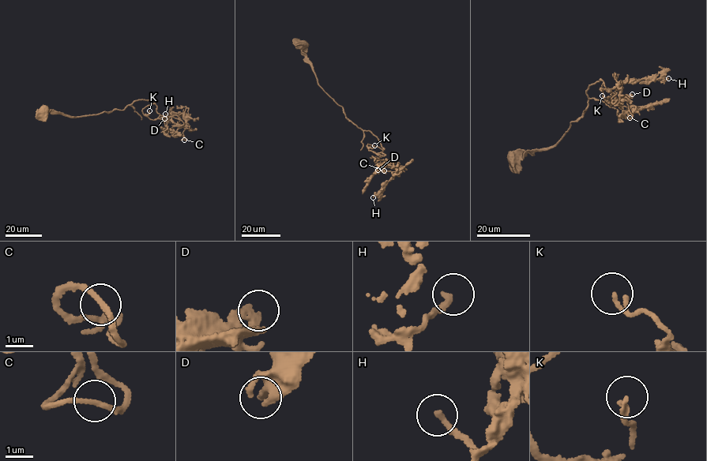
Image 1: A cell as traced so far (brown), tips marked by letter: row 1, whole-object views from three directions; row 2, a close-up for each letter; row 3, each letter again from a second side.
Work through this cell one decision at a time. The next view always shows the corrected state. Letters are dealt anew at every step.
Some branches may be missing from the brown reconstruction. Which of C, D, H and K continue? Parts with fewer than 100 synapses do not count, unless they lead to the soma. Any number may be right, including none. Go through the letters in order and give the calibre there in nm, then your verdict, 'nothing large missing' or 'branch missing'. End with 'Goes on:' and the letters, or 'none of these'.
C: 170 nm | nothing large missing
D: 320 nm | branch missing
H: 240 nm | nothing large missing
K: 180 nm | nothing large missing
Goes on: D

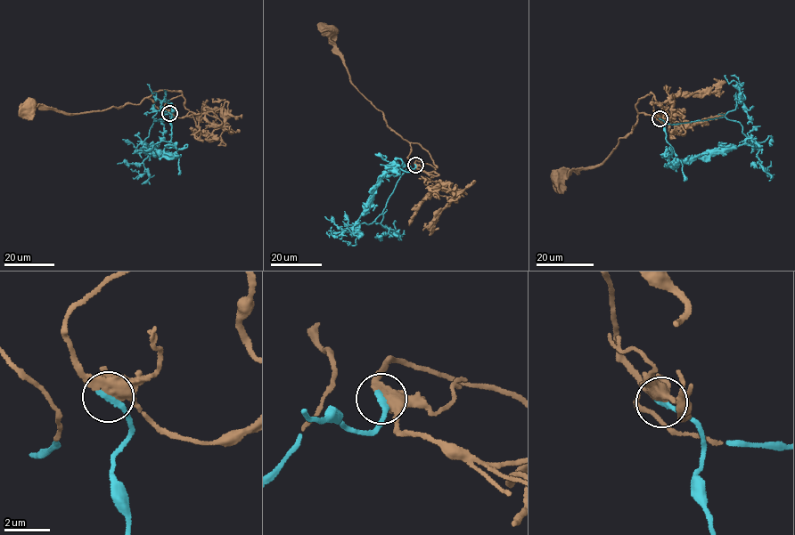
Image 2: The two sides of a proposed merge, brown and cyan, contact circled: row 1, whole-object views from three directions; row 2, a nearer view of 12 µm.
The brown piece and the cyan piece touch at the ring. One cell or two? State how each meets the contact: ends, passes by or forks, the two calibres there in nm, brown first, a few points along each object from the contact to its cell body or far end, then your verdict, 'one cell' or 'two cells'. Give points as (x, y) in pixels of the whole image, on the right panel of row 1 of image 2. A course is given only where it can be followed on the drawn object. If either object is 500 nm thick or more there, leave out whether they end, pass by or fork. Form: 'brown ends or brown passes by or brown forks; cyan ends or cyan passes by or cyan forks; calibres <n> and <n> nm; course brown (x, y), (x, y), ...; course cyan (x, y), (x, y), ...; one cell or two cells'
brown forks; cyan ends; calibres 440 and 240 nm; course brown (659, 118), (652, 94), (641, 97), (635, 125), (601, 164), (555, 172), (556, 177); course cyan (659, 118), (668, 158), (678, 163), (745, 142), (751, 138), (741, 125), (725, 116), (740, 97), (725, 75); one cell

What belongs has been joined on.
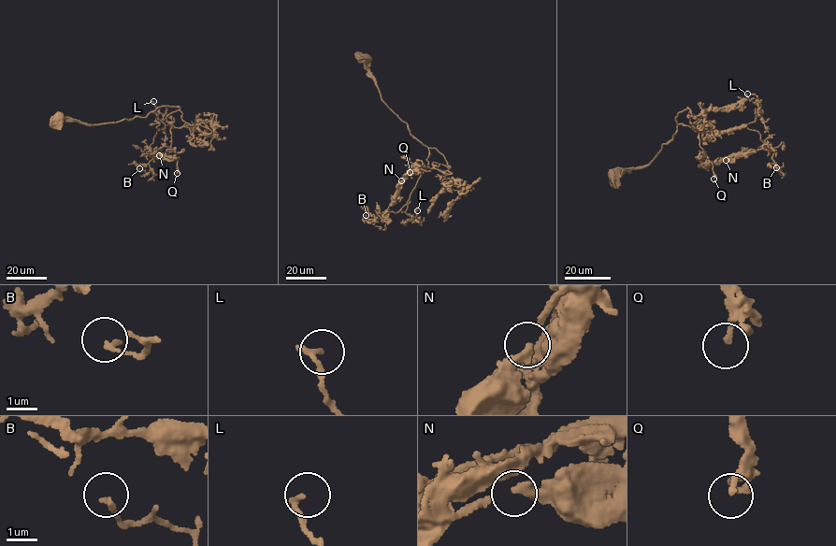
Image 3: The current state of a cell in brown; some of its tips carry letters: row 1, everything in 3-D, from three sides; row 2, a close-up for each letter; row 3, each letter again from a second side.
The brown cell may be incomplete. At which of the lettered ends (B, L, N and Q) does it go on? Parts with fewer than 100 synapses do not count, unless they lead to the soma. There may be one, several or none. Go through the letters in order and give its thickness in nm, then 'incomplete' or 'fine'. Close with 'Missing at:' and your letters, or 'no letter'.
B: 170 nm | fine
L: 180 nm | fine
N: 280 nm | fine
Q: 190 nm | fine
Missing at: no letter

